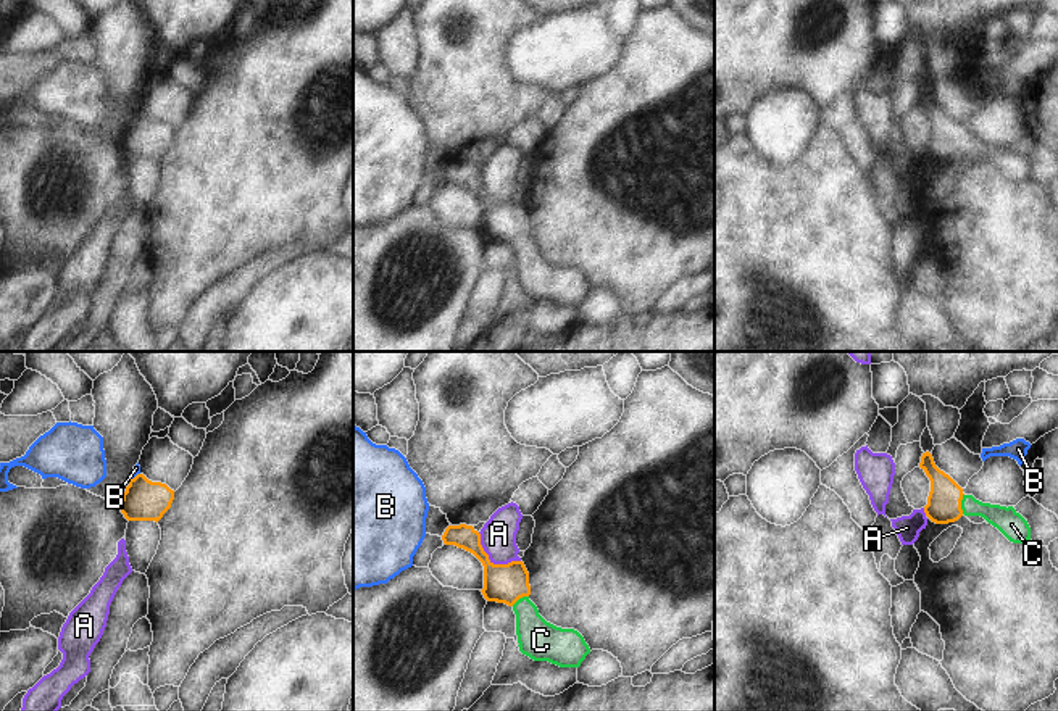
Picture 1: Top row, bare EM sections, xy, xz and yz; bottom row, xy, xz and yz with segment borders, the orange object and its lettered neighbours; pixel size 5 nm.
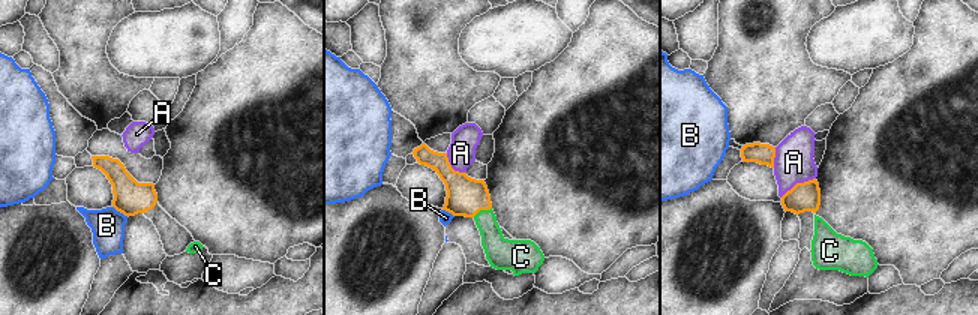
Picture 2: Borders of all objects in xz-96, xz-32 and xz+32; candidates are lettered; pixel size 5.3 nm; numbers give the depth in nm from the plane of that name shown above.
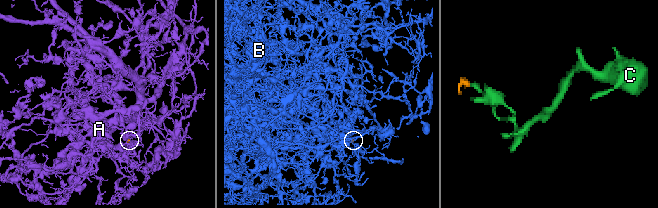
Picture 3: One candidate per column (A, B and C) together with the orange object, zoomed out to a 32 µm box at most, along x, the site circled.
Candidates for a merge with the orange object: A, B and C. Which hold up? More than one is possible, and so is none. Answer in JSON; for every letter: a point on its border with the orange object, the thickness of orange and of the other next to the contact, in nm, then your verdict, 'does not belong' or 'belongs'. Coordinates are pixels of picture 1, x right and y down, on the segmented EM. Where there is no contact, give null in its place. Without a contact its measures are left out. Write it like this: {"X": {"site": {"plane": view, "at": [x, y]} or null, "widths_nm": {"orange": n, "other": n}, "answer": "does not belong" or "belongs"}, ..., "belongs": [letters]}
{"A": {"site": {"plane": "xz", "at": [492, 563]}, "widths_nm": {"orange": 190, "other": 180}, "answer": "does not belong"}, "B": {"site": {"plane": "xy", "at": [136, 476]}, "widths_nm": {"orange": 200, "other": 30}, "answer": "does not belong"}, "C": {"site": {"plane": "yz", "at": [960, 503]}, "widths_nm": {"orange": 180, "other": 120}, "answer": "belongs"}, "belongs": ["C"]}

